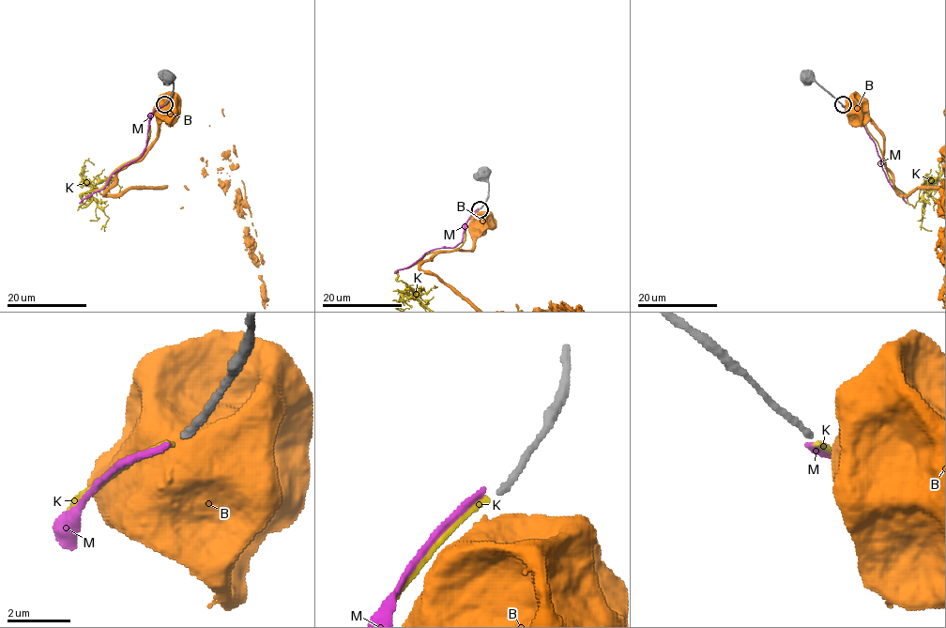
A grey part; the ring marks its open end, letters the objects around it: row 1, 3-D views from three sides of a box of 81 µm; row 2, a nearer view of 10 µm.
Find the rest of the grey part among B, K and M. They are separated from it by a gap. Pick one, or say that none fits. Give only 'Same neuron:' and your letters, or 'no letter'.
Same neuron: K

